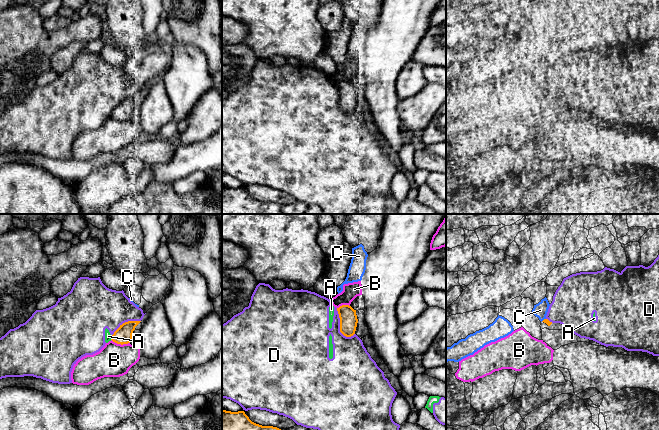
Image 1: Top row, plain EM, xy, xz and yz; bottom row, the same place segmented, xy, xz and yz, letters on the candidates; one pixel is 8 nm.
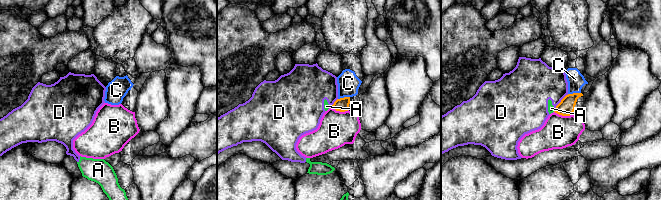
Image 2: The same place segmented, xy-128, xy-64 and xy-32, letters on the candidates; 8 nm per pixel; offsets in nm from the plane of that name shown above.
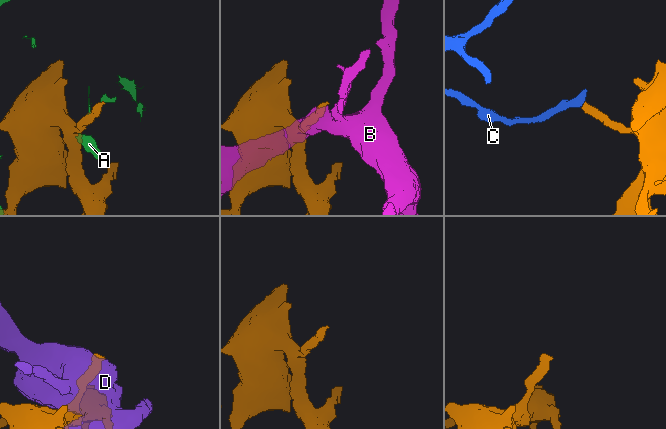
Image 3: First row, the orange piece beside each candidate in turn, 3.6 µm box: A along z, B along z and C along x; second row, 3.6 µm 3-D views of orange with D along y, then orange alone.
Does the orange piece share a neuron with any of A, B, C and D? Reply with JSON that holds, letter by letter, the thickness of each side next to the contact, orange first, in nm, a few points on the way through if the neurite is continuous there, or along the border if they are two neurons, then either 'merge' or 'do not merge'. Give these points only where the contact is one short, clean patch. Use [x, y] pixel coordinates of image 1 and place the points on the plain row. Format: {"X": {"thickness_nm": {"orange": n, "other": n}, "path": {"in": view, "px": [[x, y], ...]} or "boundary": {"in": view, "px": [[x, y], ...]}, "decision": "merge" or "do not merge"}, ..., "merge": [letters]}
{"A": {"thickness_nm": {"orange": 140, "other": 50}, "boundary": {"in": "xy", "px": [[112, 111], [110, 115]]}, "decision": "do not merge"}, "B": {"thickness_nm": {"orange": 140, "other": 280}, "decision": "do not merge"}, "C": {"thickness_nm": {"orange": 40, "other": 120}, "decision": "do not merge"}, "D": {"thickness_nm": {"orange": 140, "other": 320}, "decision": "do not merge"}, "merge": []}

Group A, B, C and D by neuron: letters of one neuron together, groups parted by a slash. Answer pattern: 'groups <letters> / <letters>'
groups A D / B / C

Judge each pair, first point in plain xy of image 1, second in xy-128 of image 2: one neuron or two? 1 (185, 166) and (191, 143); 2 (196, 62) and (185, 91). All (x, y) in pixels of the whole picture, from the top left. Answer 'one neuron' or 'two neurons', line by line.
1: two neurons
2: one neuron

